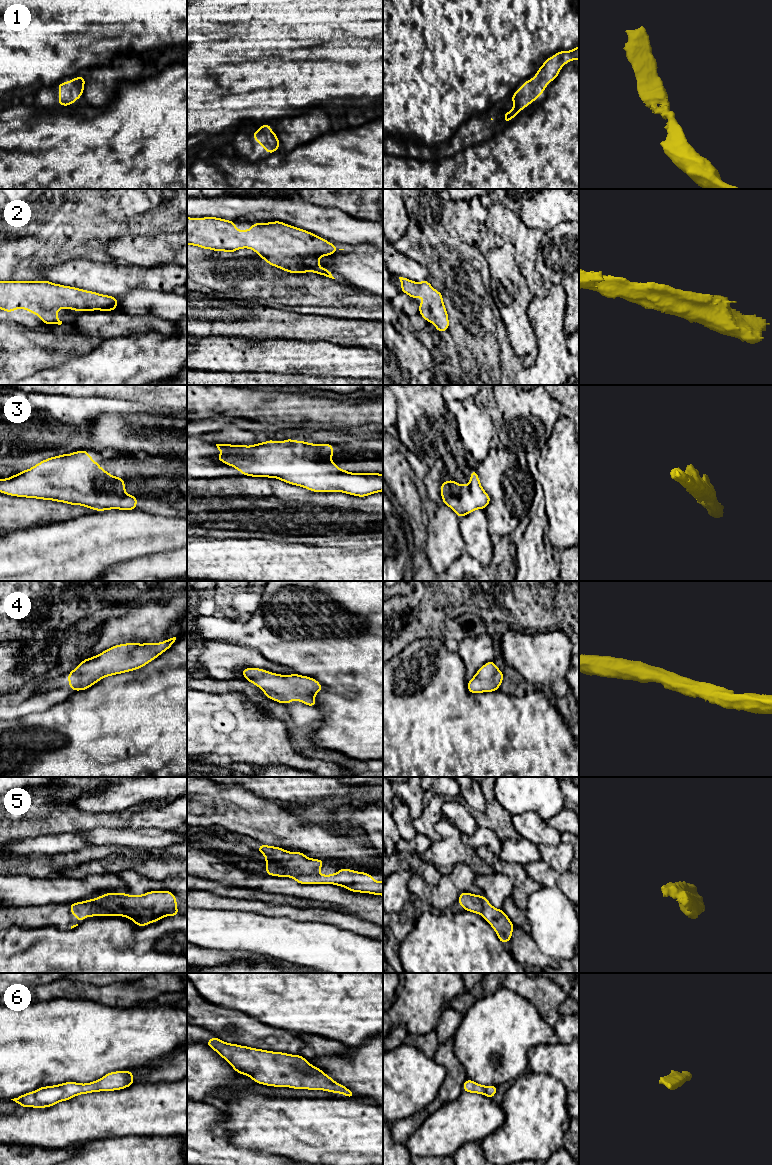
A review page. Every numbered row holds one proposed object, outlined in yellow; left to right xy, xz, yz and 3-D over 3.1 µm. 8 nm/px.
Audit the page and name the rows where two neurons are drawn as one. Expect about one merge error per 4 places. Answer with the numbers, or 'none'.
none

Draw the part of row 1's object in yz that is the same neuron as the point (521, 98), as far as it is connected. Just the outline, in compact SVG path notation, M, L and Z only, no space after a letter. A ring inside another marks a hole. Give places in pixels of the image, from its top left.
M579 46L571 51L559 51L543 63L531 80L525 81L511 97L514 107L504 113L504 123L518 115L522 109L534 102L544 92L546 86L558 77L561 68L570 60L579 61Z

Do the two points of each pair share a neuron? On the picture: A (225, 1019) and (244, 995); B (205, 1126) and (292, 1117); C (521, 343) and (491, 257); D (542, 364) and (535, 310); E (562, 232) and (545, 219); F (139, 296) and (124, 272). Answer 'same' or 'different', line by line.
A: different
B: different
C: same
D: same
E: different
F: different

